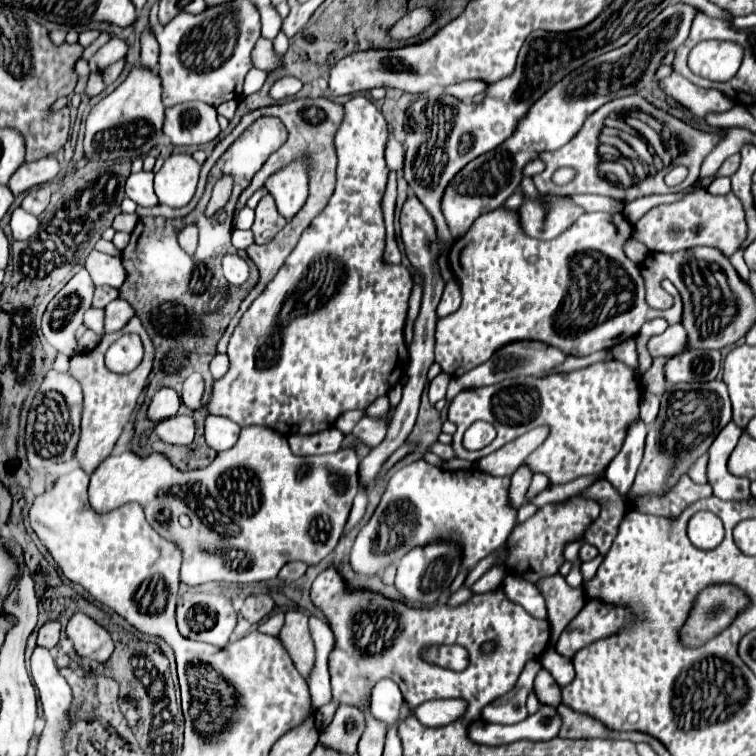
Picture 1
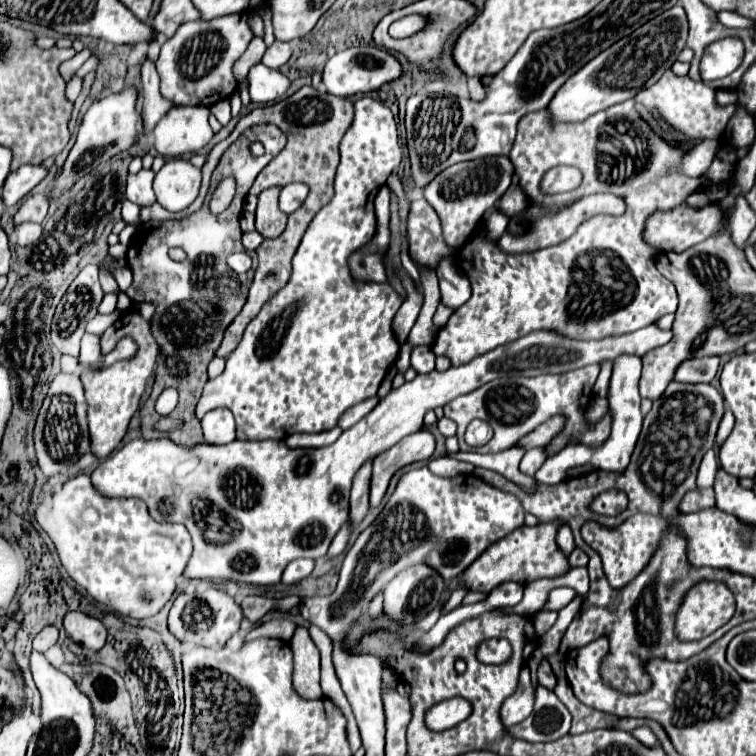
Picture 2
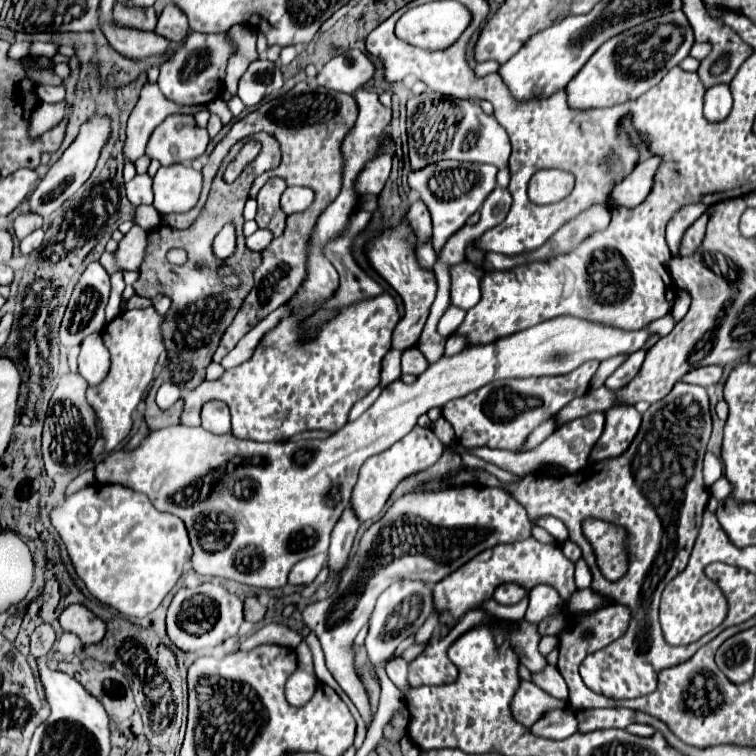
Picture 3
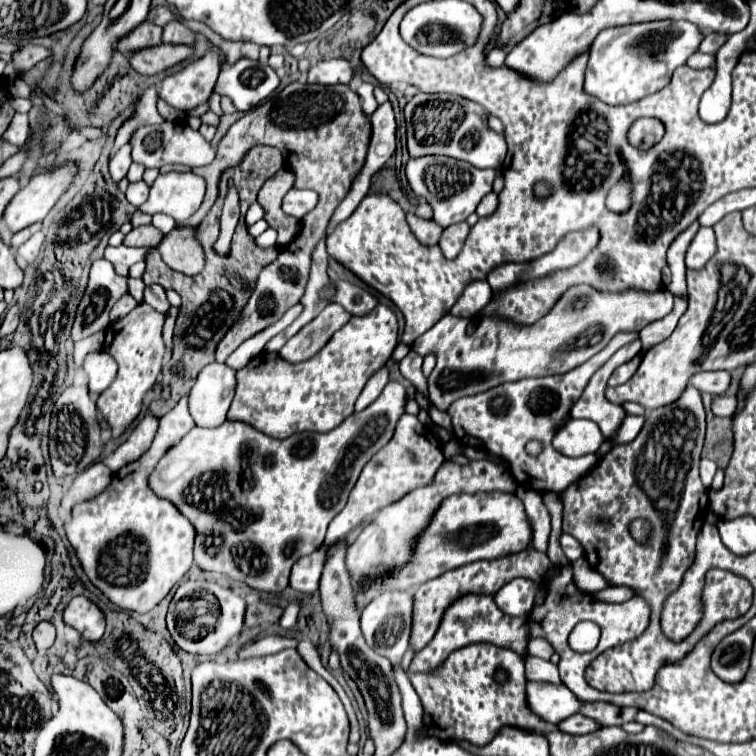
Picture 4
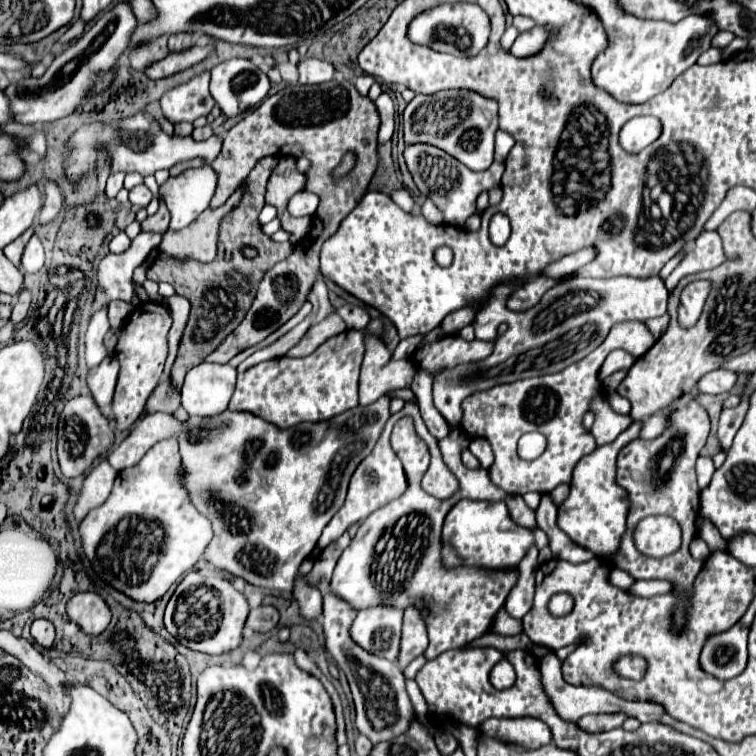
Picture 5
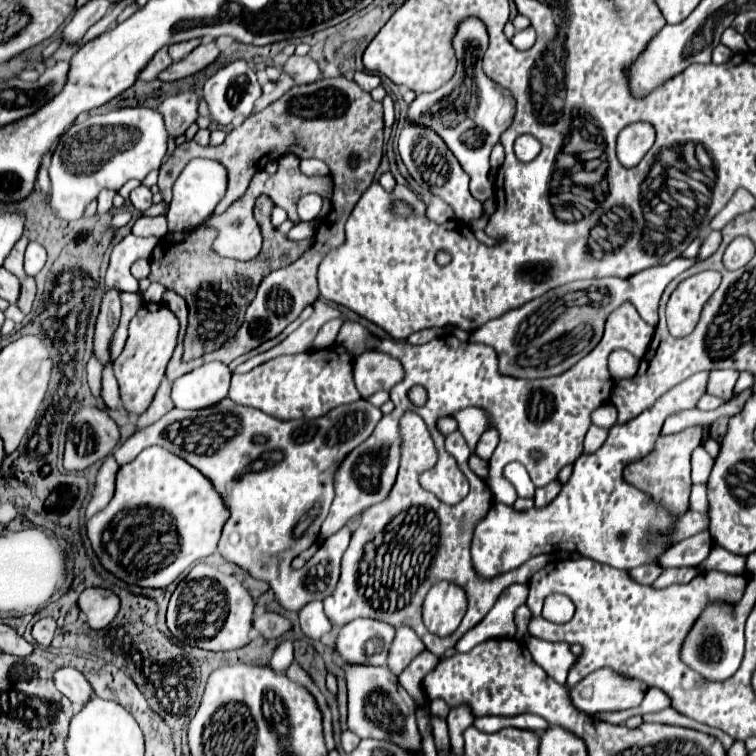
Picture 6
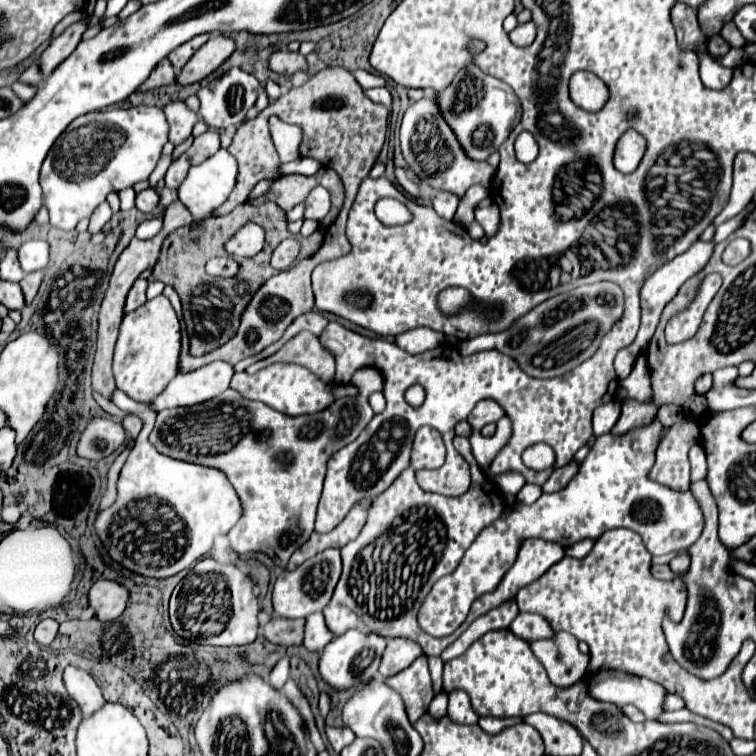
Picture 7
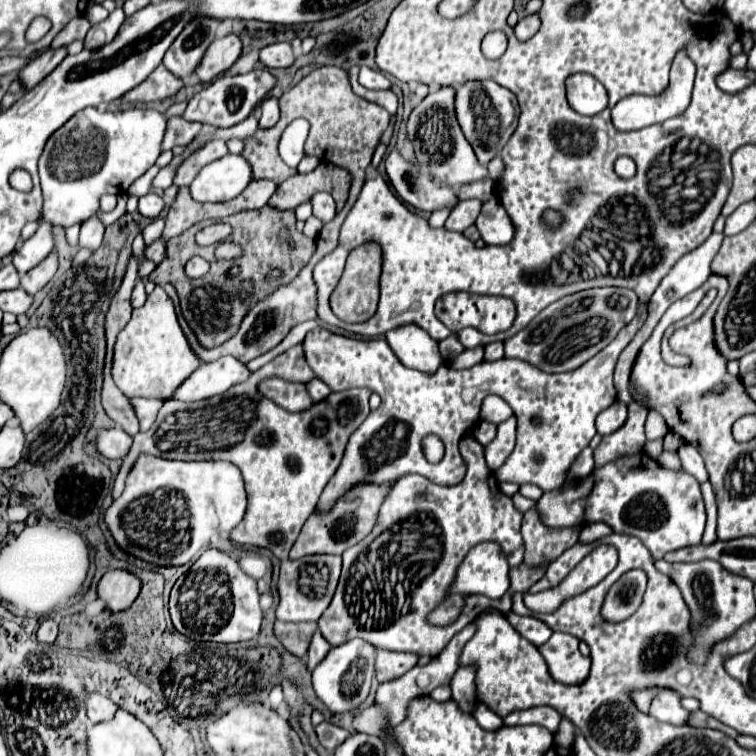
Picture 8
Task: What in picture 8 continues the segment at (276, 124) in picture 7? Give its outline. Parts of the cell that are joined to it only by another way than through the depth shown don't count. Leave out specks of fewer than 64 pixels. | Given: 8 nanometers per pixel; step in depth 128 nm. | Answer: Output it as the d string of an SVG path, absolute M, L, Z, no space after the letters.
M294 120L280 138L280 156L290 166L296 168L304 158L304 142L308 136L308 122Z

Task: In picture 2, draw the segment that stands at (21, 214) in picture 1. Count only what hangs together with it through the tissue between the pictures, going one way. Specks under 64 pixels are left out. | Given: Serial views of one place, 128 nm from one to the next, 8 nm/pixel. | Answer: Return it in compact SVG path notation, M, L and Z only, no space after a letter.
M22 224L16 228L16 234L18 234L18 246L28 246L28 244L34 244L42 236L42 226Z

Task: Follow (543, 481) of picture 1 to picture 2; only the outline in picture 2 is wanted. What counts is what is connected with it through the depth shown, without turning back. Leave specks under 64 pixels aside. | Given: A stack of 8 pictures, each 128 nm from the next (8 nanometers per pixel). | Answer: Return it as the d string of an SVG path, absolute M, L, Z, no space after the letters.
M618 356L614 360L614 370L612 370L612 378L610 378L610 388L608 388L608 404L610 404L610 414L612 414L612 426L610 426L610 436L604 440L604 444L600 446L566 446L564 450L560 450L558 454L550 456L542 468L536 472L536 480L546 482L546 484L556 484L560 480L564 480L568 468L576 468L582 464L592 464L594 468L600 470L612 470L612 472L622 472L628 466L632 448L636 446L640 428L642 428L642 412L640 412L640 394L638 394L638 378L640 378L640 370L642 370L642 362L640 356Z

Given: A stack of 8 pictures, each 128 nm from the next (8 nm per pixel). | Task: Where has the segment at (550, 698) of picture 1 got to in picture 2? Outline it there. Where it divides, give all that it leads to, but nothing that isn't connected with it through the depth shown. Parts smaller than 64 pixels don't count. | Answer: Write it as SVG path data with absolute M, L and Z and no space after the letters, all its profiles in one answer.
M542 658L542 660L540 660L538 670L536 670L536 676L538 676L539 684L544 684L548 690L552 690L552 688L554 688L554 684L556 684L556 676L554 676L552 666L550 666L550 662L548 662L546 658Z

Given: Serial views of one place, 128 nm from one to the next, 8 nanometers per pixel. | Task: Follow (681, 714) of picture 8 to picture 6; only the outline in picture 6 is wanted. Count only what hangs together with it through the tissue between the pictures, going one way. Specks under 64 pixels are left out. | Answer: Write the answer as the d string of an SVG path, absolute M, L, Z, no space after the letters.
M602 668L586 676L570 689L572 703L581 712L593 715L601 711L621 711L640 706L648 686L626 678L612 668Z

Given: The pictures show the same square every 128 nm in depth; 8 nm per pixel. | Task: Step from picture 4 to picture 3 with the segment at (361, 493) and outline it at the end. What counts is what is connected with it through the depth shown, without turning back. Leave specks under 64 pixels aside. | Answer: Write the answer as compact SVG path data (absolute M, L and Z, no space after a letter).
M414 426L414 430L410 434L406 434L402 440L398 440L392 448L384 450L382 454L376 454L372 458L368 458L364 462L364 466L360 468L360 476L358 482L352 490L352 510L356 514L356 518L360 522L374 518L380 514L380 510L384 508L386 500L390 498L390 494L394 492L394 488L408 476L422 472L430 466L434 466L442 456L442 444L438 442L438 438L434 438L430 428L422 428L422 426Z

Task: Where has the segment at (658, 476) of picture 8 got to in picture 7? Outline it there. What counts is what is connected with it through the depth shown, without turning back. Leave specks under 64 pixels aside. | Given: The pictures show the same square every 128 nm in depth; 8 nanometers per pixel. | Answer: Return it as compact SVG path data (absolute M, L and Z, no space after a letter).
M652 420L648 428L638 428L628 436L604 434L596 438L590 454L566 488L542 494L530 506L508 506L500 520L480 532L455 571L434 584L418 614L420 628L436 638L452 634L466 620L476 596L498 588L516 560L520 542L526 538L542 538L568 548L584 538L600 538L612 528L630 528L642 536L652 556L688 550L704 530L704 514L690 490L680 492L650 480L660 432L662 424Z

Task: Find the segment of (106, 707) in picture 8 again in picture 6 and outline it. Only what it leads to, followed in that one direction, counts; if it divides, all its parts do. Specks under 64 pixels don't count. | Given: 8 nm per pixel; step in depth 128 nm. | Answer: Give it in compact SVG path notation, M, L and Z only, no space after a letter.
M66 666L66 668L60 668L56 674L54 674L54 682L56 682L56 688L68 696L76 706L84 706L92 700L94 696L94 690L90 686L90 682L86 680L86 676L72 668L72 666Z

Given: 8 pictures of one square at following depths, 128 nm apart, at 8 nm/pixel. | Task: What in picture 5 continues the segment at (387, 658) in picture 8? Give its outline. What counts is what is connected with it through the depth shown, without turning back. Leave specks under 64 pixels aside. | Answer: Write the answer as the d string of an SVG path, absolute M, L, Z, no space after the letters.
M406 608L398 666L404 670L416 656L424 654L426 646L428 646L428 636L426 636L424 620L420 620L420 612L416 612L416 608Z

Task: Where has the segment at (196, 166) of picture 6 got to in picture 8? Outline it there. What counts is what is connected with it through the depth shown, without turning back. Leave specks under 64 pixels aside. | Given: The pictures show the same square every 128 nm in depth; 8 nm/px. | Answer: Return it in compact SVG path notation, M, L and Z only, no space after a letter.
M226 154L200 170L190 184L190 192L198 202L226 202L242 194L252 180L250 162L244 156Z

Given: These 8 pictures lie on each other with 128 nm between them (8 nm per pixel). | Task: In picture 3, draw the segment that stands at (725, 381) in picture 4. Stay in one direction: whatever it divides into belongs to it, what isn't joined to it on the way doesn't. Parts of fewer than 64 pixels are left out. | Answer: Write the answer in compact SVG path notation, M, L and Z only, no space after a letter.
M706 366L706 368L696 368L688 372L682 380L688 384L698 384L698 386L712 386L722 378L722 368L720 366Z

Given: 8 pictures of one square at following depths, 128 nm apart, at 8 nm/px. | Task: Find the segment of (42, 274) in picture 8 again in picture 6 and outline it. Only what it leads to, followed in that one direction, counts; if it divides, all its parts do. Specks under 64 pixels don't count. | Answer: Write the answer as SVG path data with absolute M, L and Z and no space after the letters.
M26 276L22 280L22 292L20 292L20 298L18 298L18 308L28 314L30 308L32 308L32 302L34 302L34 294L36 294L36 280L32 276Z

